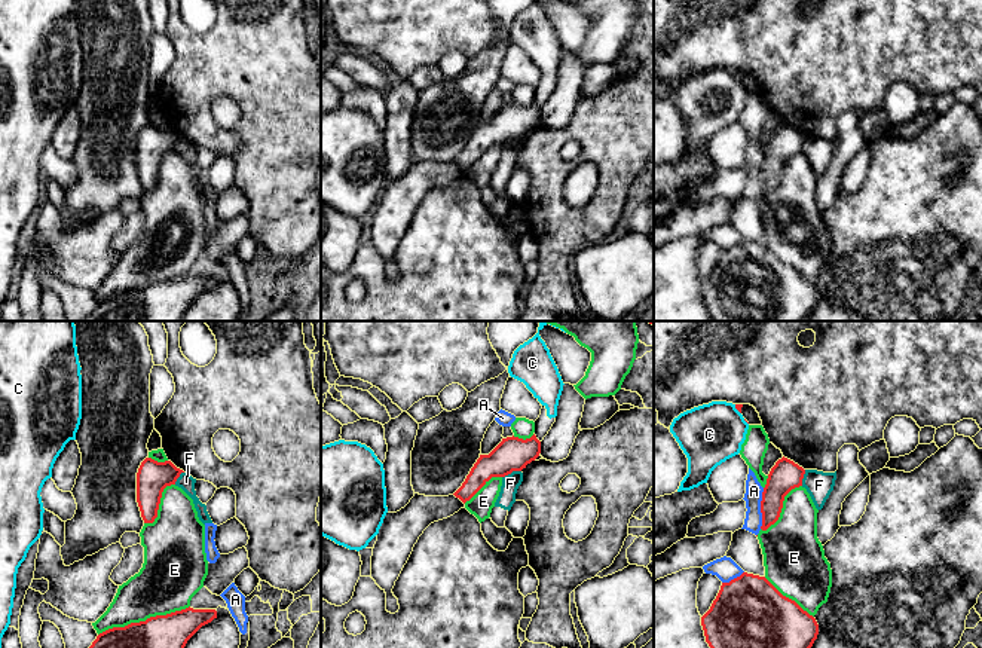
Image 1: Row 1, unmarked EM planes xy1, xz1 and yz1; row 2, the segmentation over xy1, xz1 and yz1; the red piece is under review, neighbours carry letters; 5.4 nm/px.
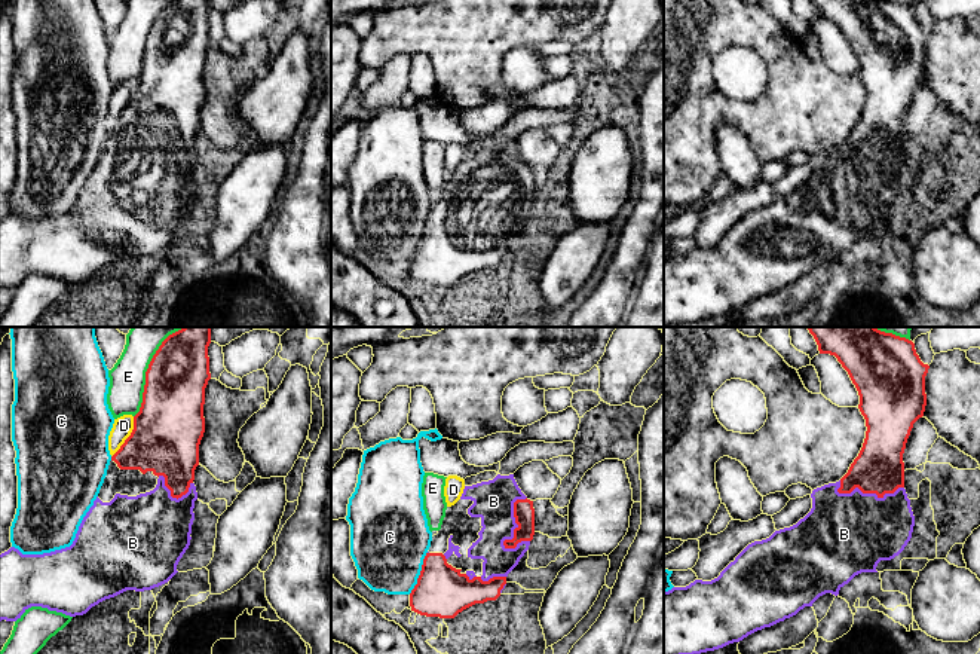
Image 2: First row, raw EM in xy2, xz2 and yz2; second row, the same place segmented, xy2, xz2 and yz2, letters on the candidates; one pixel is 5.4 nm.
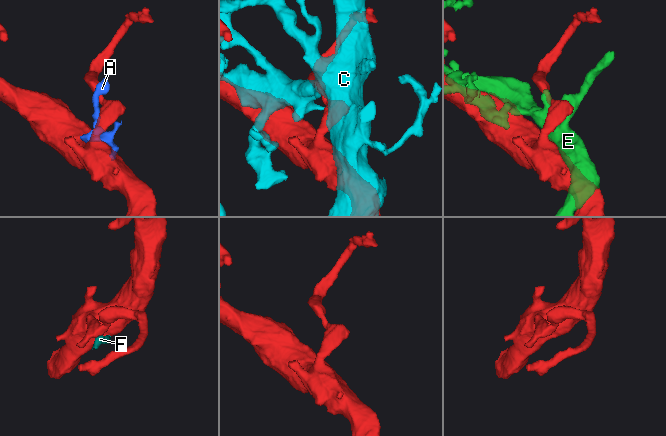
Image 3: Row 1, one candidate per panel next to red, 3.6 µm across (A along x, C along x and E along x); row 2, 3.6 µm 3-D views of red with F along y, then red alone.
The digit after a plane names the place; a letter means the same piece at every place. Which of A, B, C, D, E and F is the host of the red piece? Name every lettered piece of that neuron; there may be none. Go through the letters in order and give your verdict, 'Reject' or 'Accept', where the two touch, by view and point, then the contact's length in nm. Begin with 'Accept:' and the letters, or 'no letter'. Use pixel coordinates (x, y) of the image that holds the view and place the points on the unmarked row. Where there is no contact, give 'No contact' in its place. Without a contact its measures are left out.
Accept: B
A: Reject. Touches red at yz1 (761, 176). Shared border 220 nm
B: Accept. Touches red at xz2 (515, 189). Shared border 300 nm
C: Reject. Touches red at xz2 (420, 240). Shared border 260 nm
D: Reject. Touches red at xy2 (128, 104). Shared border 260 nm
E: Reject. Touches red at xy1 (143, 289). Shared border 500 nm
F: Reject. Touches red at xz1 (511, 138). Shared border 110 nm

